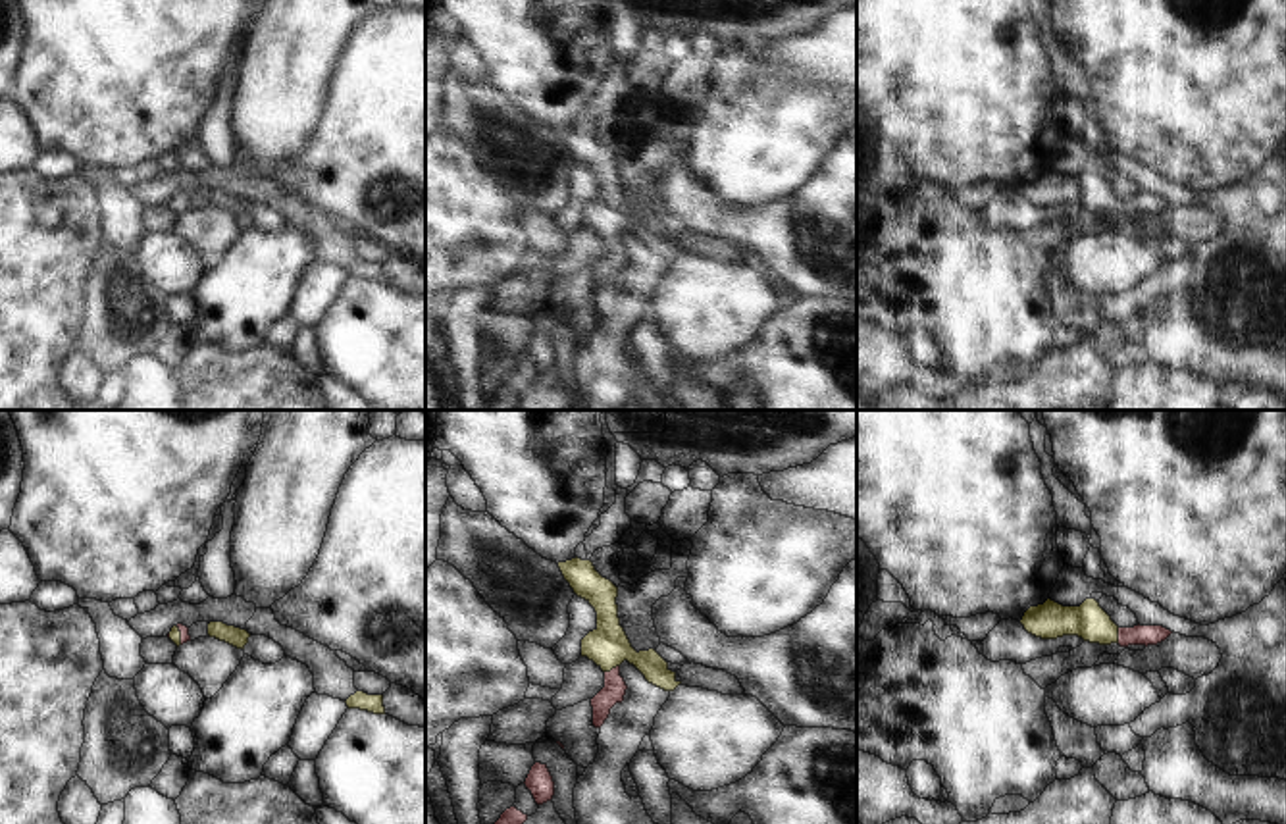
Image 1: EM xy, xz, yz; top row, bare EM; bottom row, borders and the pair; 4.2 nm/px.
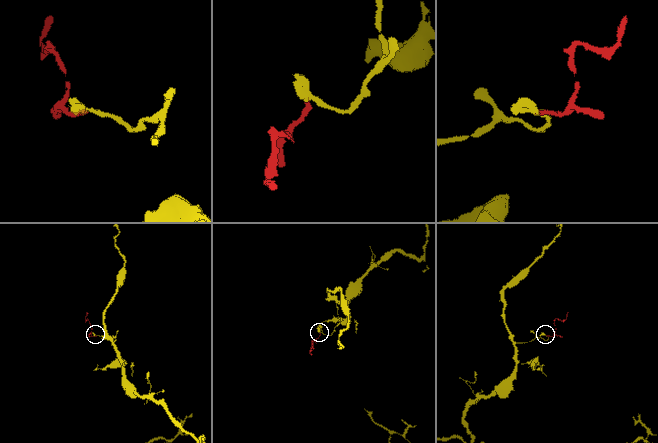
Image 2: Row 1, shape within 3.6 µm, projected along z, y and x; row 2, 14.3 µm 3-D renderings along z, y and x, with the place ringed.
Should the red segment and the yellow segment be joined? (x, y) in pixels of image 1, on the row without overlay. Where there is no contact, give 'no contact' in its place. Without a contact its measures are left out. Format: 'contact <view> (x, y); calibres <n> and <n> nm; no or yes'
contact xz (613, 237); calibres 100 and 170 nm; yes

